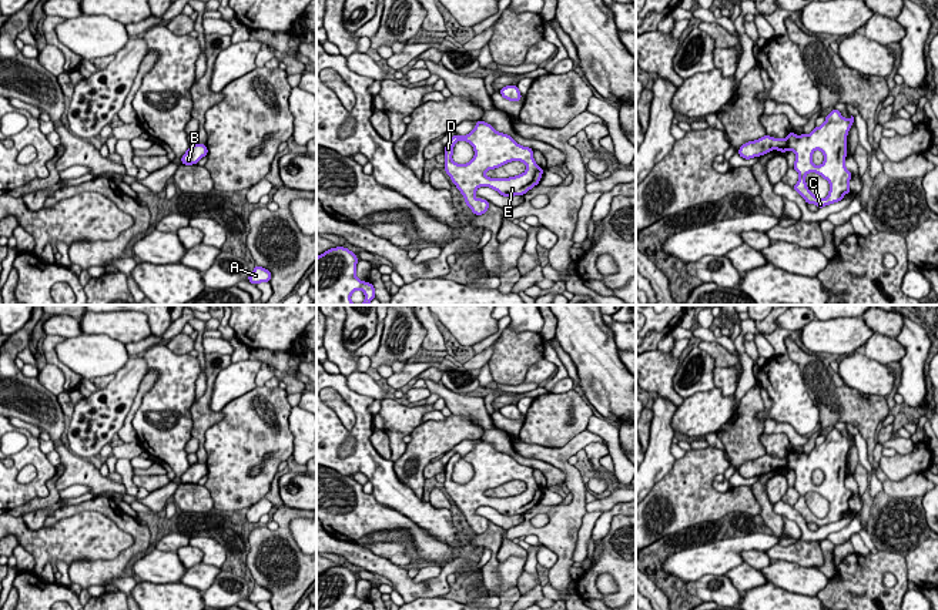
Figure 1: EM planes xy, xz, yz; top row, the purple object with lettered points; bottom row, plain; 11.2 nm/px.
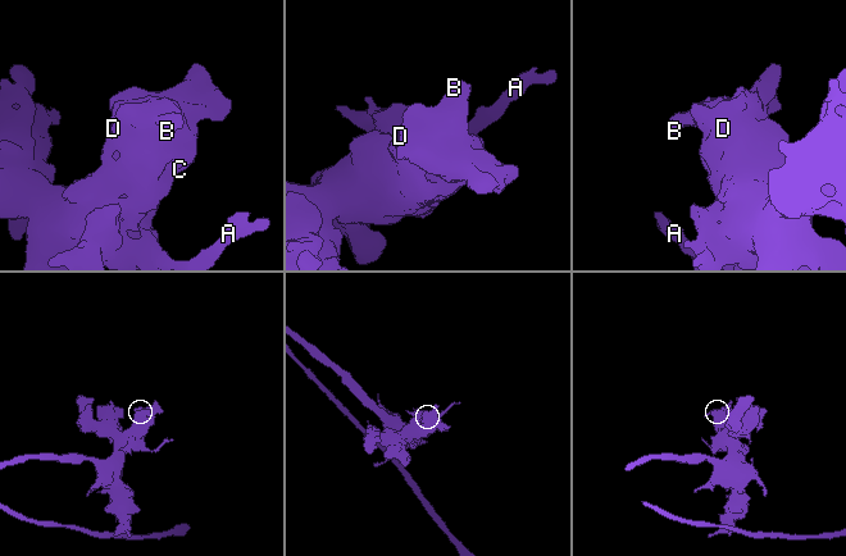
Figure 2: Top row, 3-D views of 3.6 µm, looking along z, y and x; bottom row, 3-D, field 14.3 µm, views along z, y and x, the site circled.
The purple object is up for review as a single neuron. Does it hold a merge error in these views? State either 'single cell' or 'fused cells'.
single cell

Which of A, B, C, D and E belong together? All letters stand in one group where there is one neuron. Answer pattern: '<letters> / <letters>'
A B C D E

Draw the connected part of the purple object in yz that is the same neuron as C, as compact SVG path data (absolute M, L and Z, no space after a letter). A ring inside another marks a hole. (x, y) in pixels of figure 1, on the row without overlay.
M837 428L825 436L825 440L815 446L808 455L795 455L793 450L783 459L764 455L754 460L747 460L738 467L741 477L750 479L764 475L773 469L785 472L791 469L795 473L794 489L800 497L793 506L807 523L815 523L818 527L838 522L850 510L851 490L845 487L847 455L854 442L854 436L844 438ZM820 469L824 473L821 485L813 483L813 472ZM815 492L830 502L830 510L825 517L817 517L805 502L805 495Z

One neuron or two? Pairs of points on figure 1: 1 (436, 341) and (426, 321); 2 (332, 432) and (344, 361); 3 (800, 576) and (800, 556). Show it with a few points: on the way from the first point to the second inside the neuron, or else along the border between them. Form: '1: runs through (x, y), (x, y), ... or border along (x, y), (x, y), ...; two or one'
1: runs through (434, 337), (431, 325); one
2: border along (339, 372), (344, 376); two
3: border along (771, 560), (790, 560), (814, 567); two

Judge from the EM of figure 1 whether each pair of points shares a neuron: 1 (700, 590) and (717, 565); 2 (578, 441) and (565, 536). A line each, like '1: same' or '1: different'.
1: different
2: same

